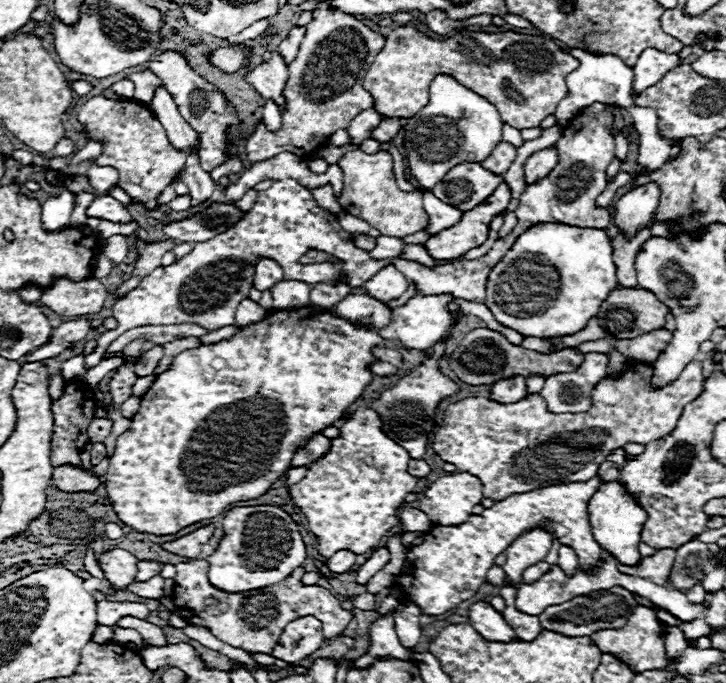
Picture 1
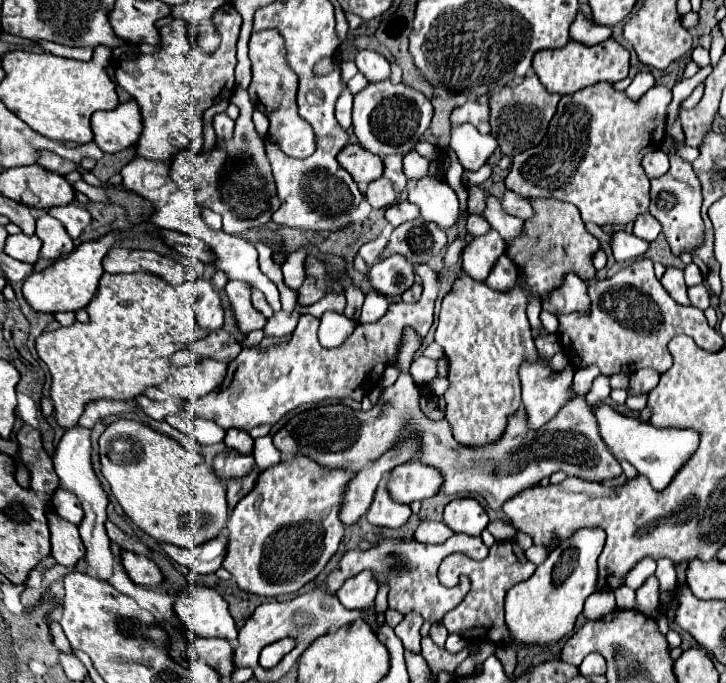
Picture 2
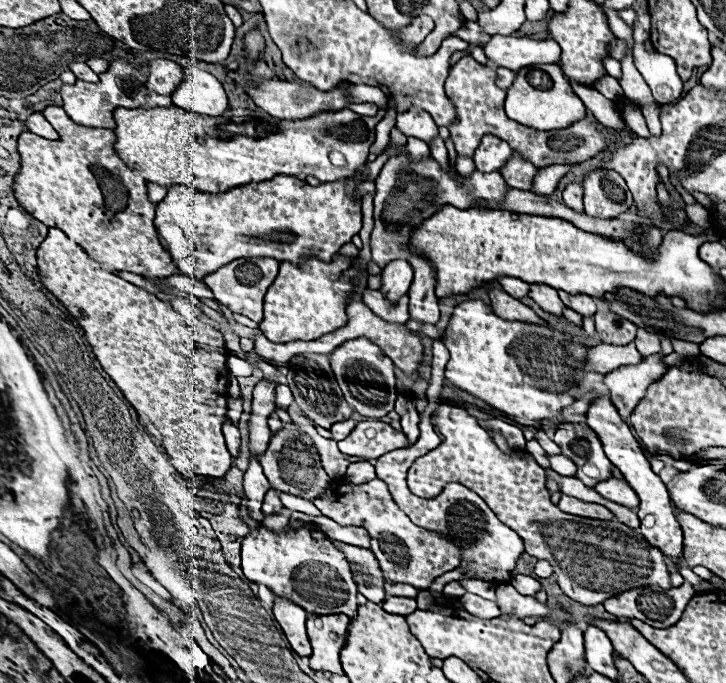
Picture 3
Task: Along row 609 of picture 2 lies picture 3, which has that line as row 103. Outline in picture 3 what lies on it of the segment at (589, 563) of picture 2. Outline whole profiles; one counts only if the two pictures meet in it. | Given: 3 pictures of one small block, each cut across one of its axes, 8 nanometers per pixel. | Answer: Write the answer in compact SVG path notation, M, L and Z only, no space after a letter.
M534 64L534 66L522 68L514 84L508 88L506 116L536 130L560 130L560 128L568 128L578 120L584 120L588 114L582 100L574 94L572 86L568 84L568 80L564 78L558 66Z

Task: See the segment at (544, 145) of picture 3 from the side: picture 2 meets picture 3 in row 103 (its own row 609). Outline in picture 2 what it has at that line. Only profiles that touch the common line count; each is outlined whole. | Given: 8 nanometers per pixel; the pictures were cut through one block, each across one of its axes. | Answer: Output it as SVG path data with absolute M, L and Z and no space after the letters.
M510 540L494 542L490 554L482 562L470 560L464 554L450 554L439 566L438 580L443 586L450 588L457 585L459 576L468 576L470 590L464 596L464 600L442 618L442 624L448 628L450 634L460 634L466 640L508 642L510 636L504 624L504 596L516 582L528 580L534 574L534 570L536 566L528 562L518 544Z

